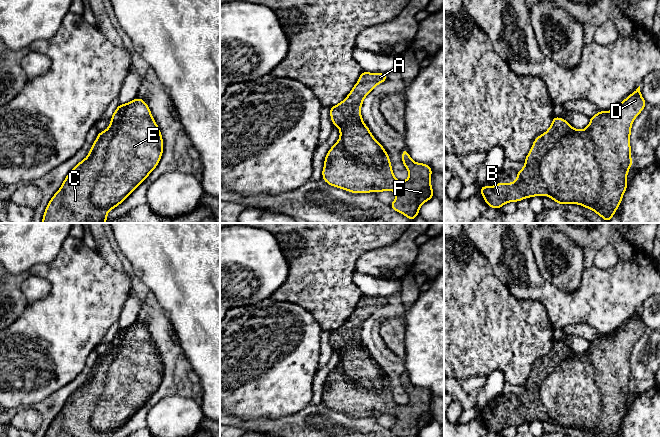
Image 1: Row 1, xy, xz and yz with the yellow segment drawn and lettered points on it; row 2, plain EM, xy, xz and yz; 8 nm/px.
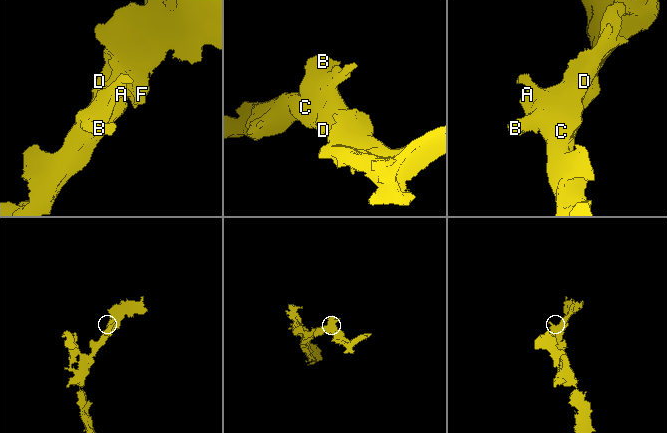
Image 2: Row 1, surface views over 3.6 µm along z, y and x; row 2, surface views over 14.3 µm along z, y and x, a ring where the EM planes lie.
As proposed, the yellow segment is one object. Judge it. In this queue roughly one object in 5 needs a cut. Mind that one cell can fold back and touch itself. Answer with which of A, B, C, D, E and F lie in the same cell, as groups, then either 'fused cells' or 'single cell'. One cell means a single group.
groups A B C D E F; single cell

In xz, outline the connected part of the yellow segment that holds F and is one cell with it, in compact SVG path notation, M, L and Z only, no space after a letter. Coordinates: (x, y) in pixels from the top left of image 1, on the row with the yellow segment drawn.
M362 71L359 81L354 85L348 96L339 104L330 108L331 121L340 131L339 140L327 152L323 180L331 186L344 189L351 193L380 193L385 190L395 191L396 199L390 204L396 212L402 213L413 221L419 214L422 204L434 197L431 186L432 169L429 165L414 162L406 149L402 150L402 163L409 172L405 181L394 177L391 161L383 146L373 137L361 117L361 106L364 98L388 76L383 73Z

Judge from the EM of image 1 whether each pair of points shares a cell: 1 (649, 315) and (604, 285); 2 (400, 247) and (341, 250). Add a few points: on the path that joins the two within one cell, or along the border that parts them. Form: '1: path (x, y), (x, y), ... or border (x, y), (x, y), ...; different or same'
1: border (649, 296), (643, 301), (639, 309); different
2: border (399, 237), (385, 246), (365, 251), (357, 259); different

